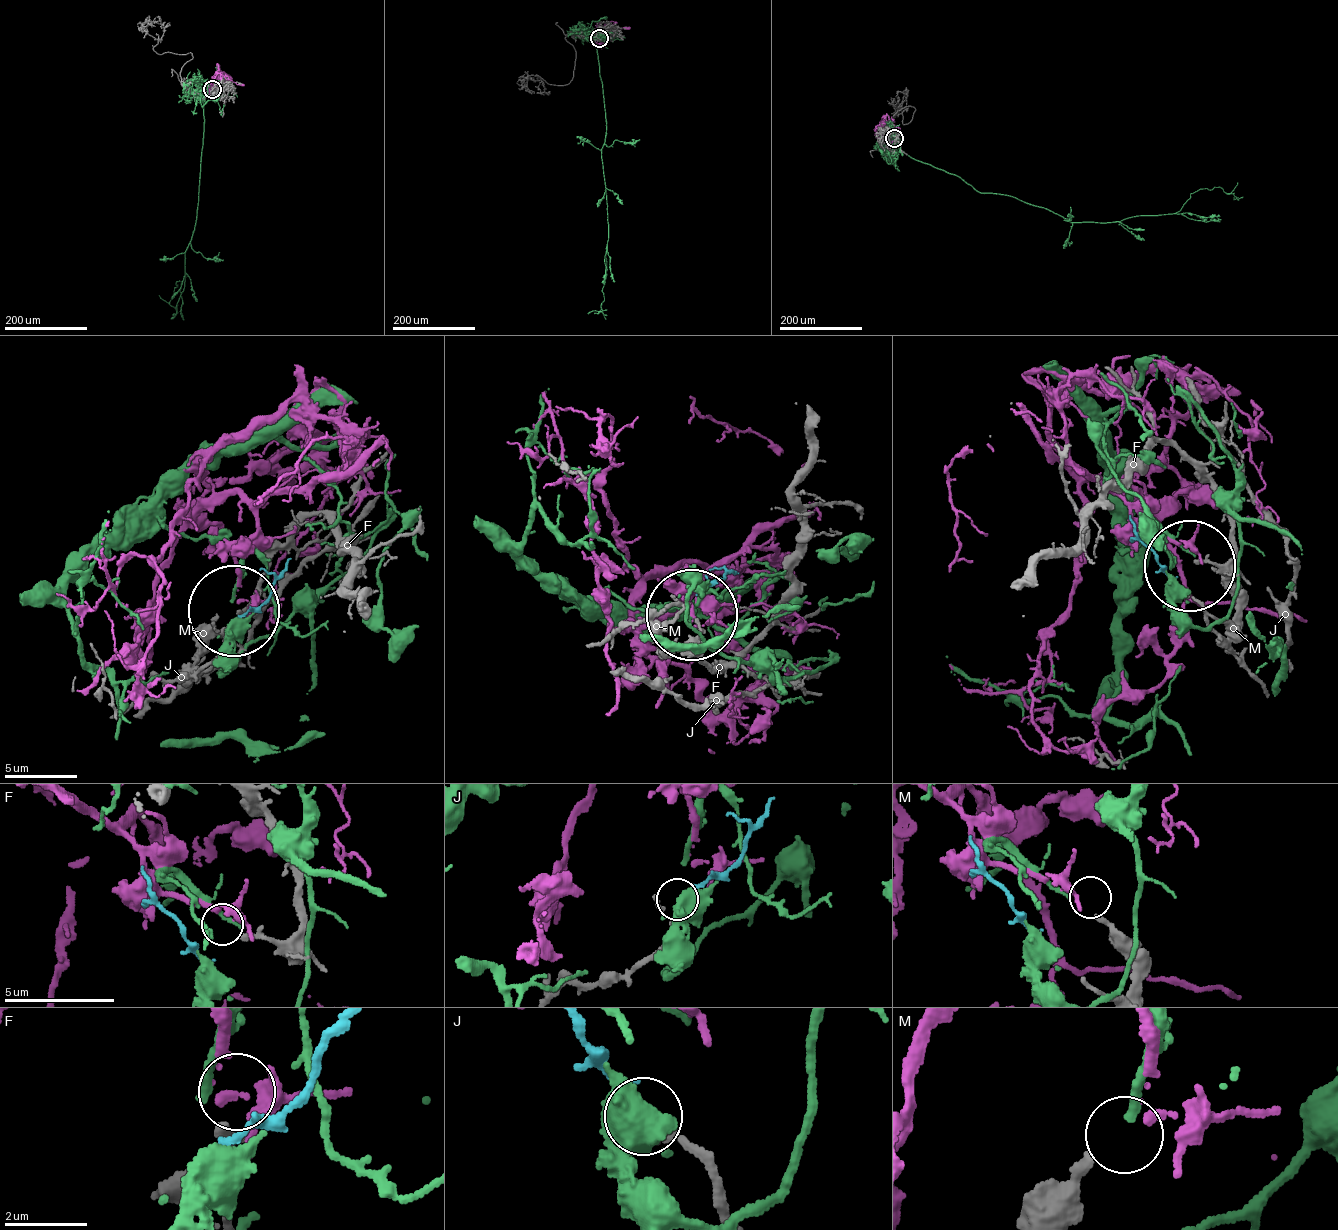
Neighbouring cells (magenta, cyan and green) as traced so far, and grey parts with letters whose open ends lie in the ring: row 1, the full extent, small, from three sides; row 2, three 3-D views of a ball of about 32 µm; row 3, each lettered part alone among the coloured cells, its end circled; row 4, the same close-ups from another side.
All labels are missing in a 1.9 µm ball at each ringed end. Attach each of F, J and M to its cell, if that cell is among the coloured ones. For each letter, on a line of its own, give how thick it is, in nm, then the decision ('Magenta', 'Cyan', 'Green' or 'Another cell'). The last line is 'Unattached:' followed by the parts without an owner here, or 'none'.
F: Thickness 220 nm. Another cell
J: Thickness 180 nm. Cyan
M: Thickness 240 nm. Magenta
Unattached: F

